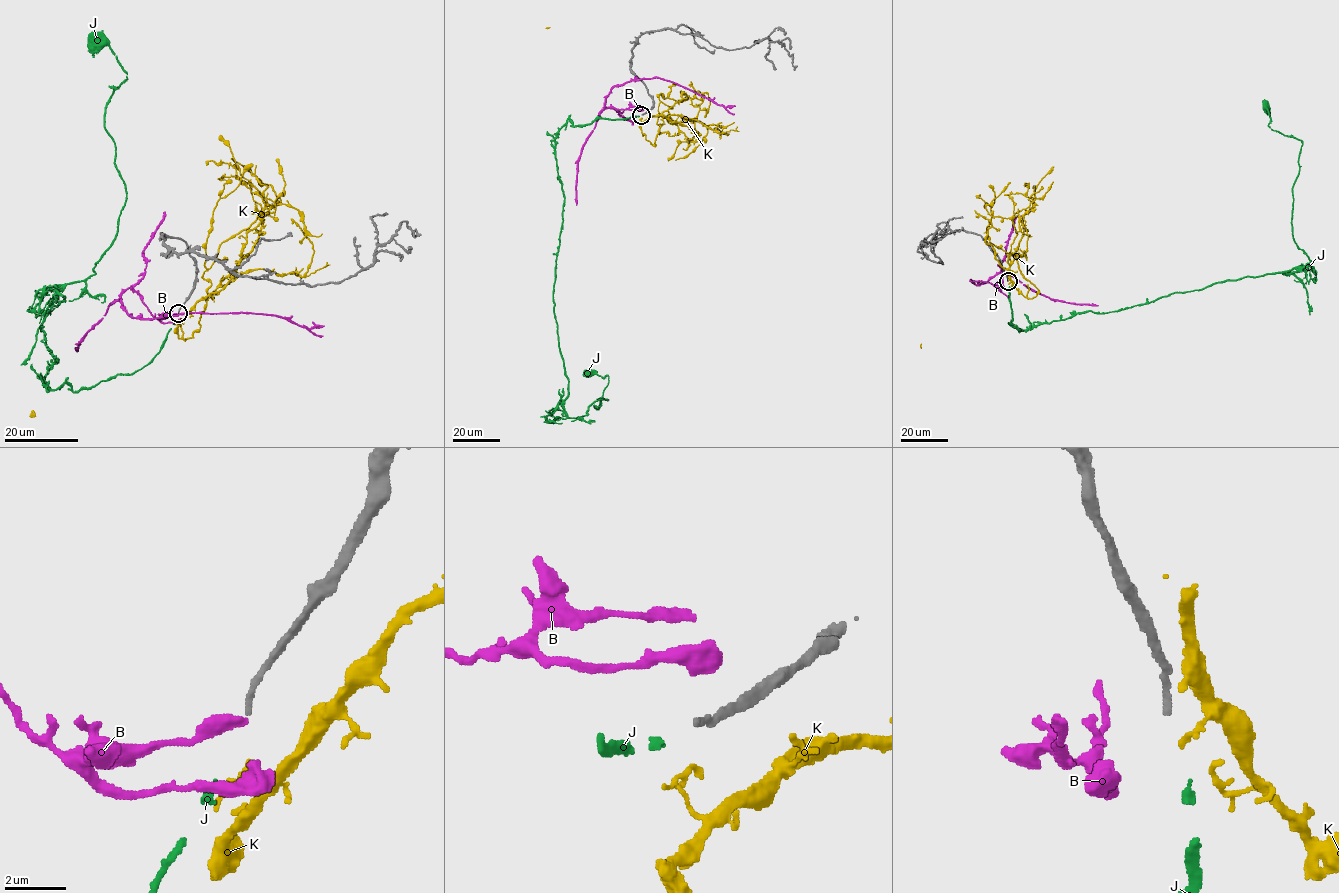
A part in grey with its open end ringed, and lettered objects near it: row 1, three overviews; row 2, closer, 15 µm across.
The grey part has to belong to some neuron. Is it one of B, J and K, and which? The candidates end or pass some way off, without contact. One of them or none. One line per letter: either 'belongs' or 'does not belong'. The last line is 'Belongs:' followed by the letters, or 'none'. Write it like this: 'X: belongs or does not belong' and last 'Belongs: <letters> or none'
B: does not belong
J: belongs
K: does not belong
Belongs: J

